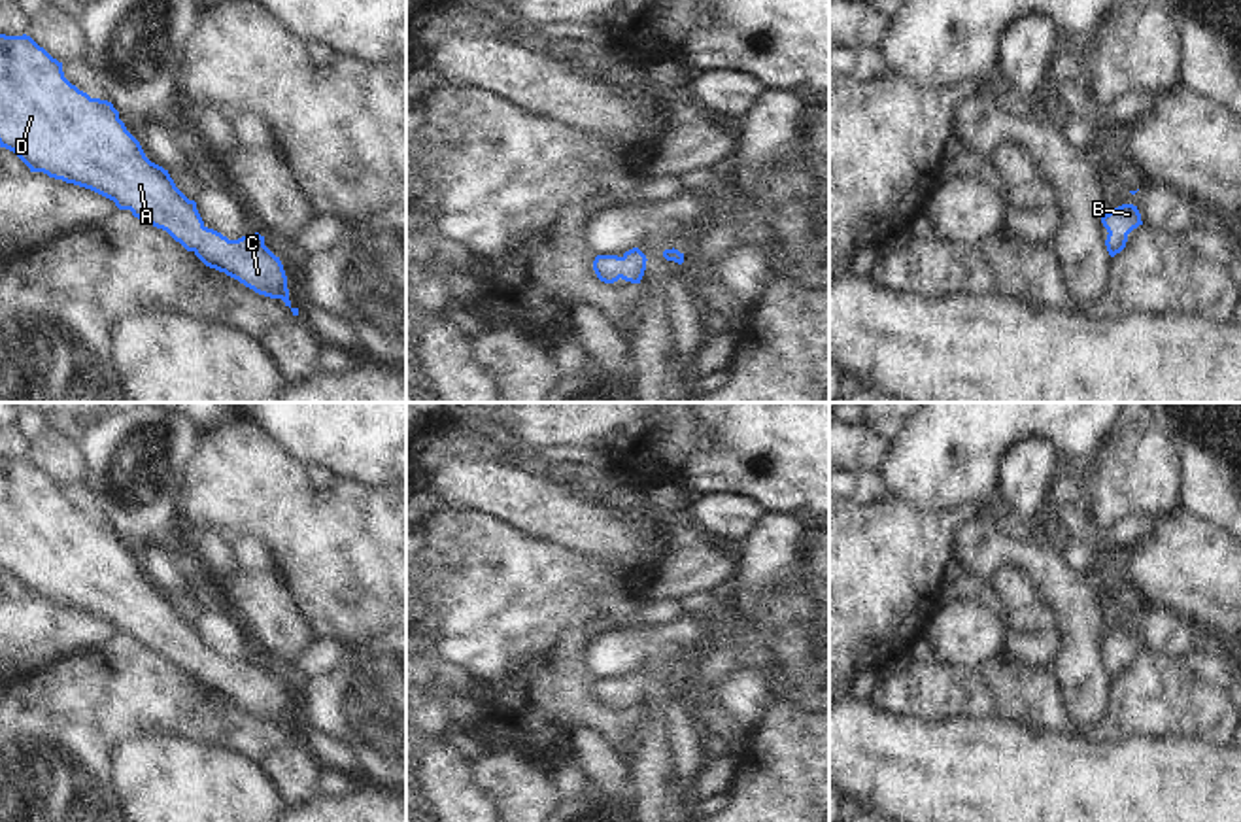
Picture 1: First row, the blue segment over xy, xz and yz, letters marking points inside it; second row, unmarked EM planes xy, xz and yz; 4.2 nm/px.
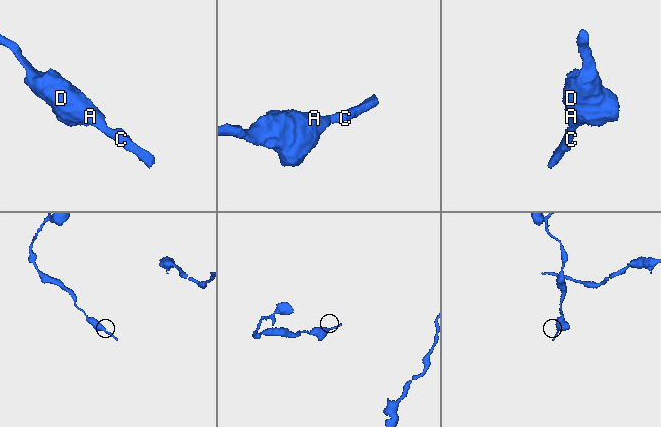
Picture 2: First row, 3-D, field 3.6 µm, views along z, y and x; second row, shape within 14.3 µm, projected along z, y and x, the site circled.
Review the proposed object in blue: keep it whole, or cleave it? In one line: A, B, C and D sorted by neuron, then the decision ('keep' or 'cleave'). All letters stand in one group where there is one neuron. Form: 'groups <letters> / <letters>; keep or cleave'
groups A B C D; keep

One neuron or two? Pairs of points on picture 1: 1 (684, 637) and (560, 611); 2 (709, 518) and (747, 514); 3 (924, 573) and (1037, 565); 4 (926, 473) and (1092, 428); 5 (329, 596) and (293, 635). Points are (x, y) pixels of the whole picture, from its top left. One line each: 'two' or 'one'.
1: two
2: one
3: two
4: one
5: two

